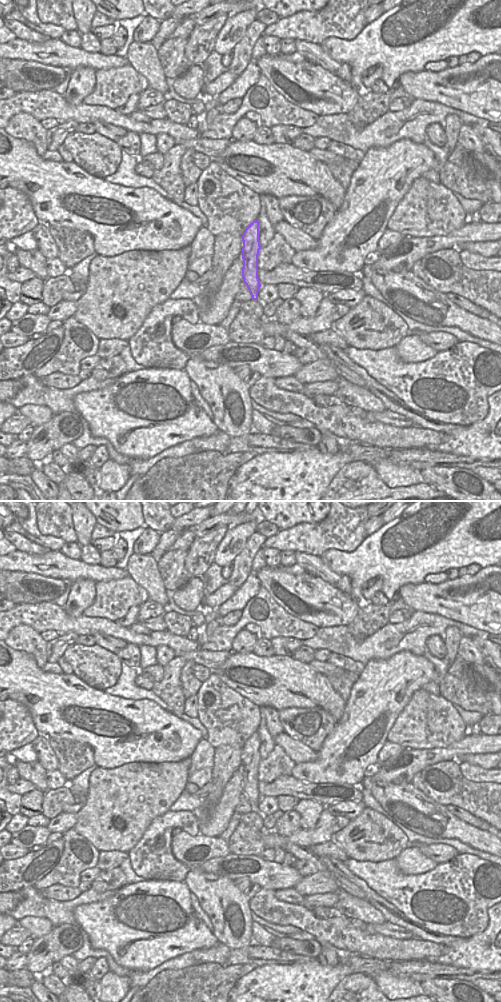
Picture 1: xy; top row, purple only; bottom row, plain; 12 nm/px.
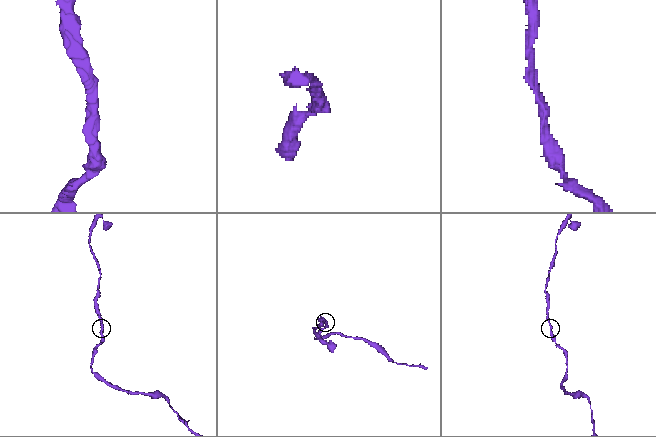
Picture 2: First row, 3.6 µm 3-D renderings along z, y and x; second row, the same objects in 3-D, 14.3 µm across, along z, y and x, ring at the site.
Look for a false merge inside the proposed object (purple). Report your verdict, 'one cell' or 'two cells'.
one cell

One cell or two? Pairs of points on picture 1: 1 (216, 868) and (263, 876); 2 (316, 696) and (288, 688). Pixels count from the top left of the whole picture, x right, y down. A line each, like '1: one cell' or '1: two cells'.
1: one cell
2: one cell

